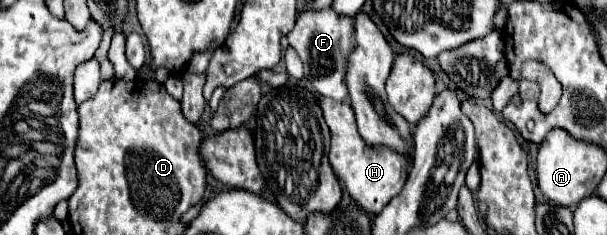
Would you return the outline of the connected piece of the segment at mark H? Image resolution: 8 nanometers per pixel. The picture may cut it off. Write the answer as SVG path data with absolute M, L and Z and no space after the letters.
M317 96L317 102L323 110L325 122L331 130L331 150L329 150L329 164L339 178L339 182L345 186L349 196L355 200L359 208L365 212L377 214L399 190L403 188L403 182L407 180L411 160L403 158L401 154L395 154L389 148L369 148L363 138L357 132L355 124L355 112L351 104L347 102L335 102L333 98Z

